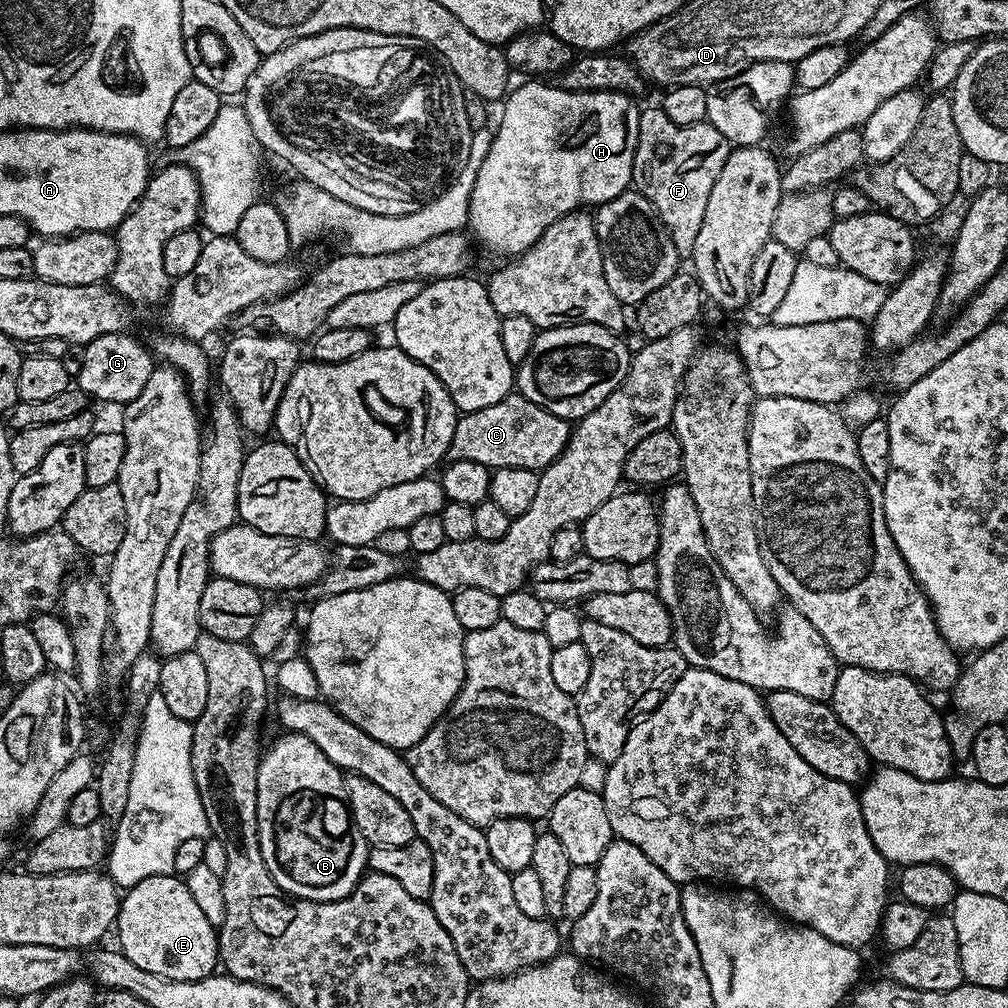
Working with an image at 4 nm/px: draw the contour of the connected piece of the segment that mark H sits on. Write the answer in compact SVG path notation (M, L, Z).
M524 82L521 88L513 87L507 93L503 101L504 113L500 116L500 125L495 125L492 145L478 170L478 178L474 178L474 190L470 194L470 210L468 211L468 228L471 235L478 238L479 242L496 254L517 256L525 252L534 244L553 224L559 216L568 212L583 209L584 204L599 206L618 198L618 194L629 191L632 184L632 167L634 166L634 154L638 146L638 122L640 121L641 105L636 105L631 95L626 92L567 92L559 86L543 88L540 82Z

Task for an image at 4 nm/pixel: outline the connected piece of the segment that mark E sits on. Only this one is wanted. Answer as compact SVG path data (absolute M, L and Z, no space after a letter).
M175 874L155 876L138 882L138 886L127 889L120 901L120 913L116 915L115 935L120 935L119 951L124 953L134 966L142 966L142 970L150 970L150 974L158 974L171 980L205 980L218 968L218 932L202 914L201 907L194 902L185 881Z

